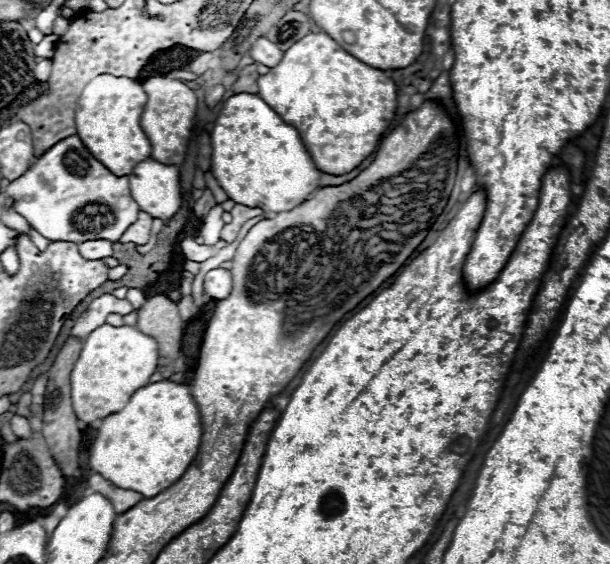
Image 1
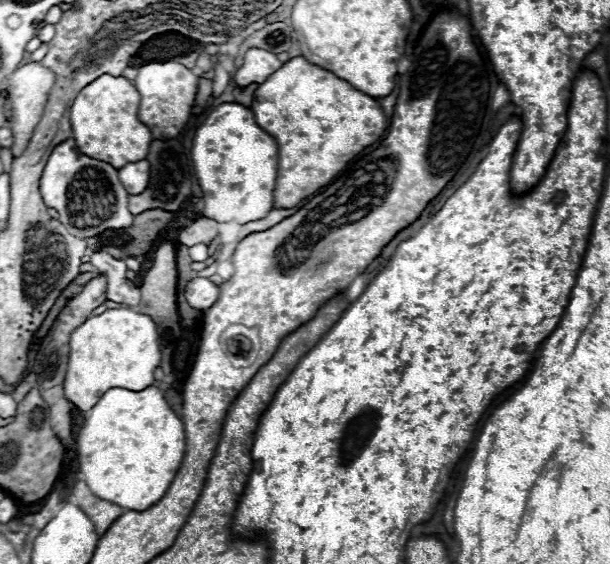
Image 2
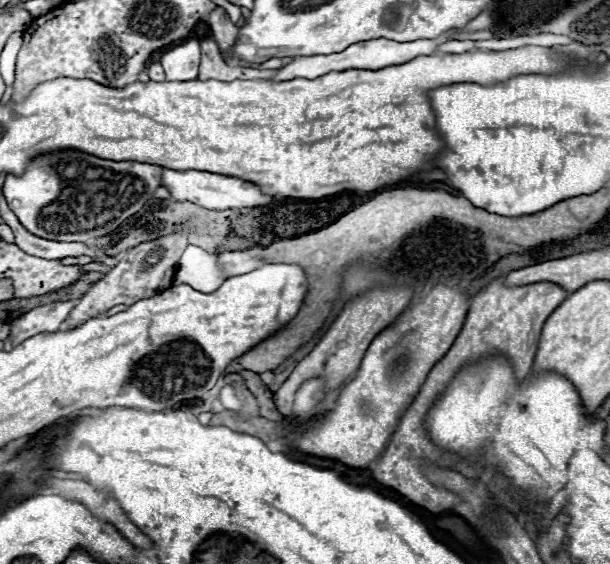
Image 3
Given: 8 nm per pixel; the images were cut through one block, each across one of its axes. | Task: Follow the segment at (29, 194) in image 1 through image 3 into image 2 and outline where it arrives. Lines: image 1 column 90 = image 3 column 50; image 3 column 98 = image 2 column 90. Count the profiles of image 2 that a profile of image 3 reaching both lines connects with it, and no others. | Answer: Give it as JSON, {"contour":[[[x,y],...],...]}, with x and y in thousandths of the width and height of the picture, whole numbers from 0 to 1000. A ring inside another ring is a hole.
{"contour":[[[121,245],[105,248],[85,266],[66,316],[66,344],[79,369],[95,372],[108,408],[128,422],[148,422],[177,404],[216,401],[220,383],[210,372],[210,340],[193,319],[193,301],[131,273]]]}

